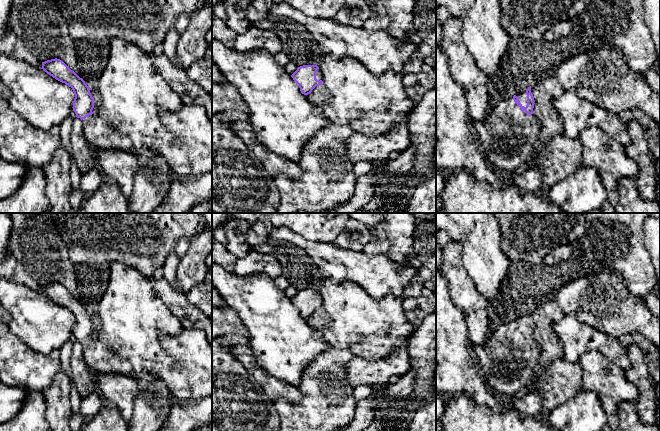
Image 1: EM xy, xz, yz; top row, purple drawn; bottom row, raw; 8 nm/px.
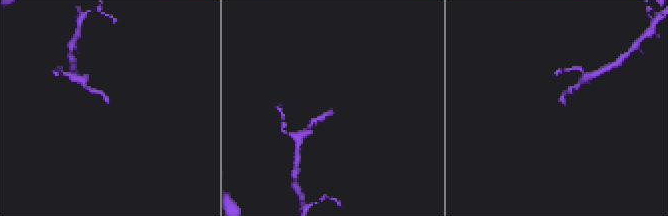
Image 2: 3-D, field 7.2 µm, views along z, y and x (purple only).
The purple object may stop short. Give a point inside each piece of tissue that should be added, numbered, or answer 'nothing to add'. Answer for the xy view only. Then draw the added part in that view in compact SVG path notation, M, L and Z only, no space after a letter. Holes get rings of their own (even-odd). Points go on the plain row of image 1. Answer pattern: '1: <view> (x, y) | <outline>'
1: xy (100, 359) | M89 339L82 344L84 360L93 374L94 380L99 374L125 374L136 378L133 368L126 359L117 355L99 339Z

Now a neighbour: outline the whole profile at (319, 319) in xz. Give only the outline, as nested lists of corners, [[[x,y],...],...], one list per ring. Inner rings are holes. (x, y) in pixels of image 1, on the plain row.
[[[321,308],[316,310],[306,321],[315,330],[315,336],[323,336],[323,328],[328,324],[328,315]]]

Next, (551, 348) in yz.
[[[545,299],[538,309],[531,311],[534,322],[533,338],[541,346],[540,360],[534,373],[537,377],[541,376],[553,361],[563,359],[562,343],[552,327],[552,323],[558,322],[563,316],[556,299]]]

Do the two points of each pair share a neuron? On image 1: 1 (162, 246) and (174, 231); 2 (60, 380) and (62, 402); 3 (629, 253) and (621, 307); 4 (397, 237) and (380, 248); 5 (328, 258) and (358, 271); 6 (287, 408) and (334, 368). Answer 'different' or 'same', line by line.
1: same
2: same
3: different
4: different
5: same
6: same

